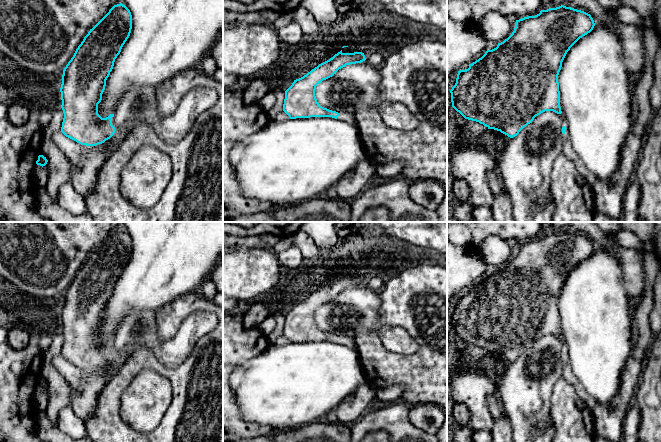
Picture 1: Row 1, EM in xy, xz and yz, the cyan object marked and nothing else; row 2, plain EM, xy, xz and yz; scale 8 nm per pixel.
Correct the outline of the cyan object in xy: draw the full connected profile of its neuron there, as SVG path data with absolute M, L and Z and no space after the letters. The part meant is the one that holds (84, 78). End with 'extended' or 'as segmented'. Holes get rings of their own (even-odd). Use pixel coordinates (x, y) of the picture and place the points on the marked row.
M122 3L114 5L109 10L109 12L92 29L90 29L88 34L84 37L83 41L81 42L81 44L76 49L73 57L71 58L71 60L68 62L68 64L64 68L63 75L62 75L62 84L61 84L60 92L61 92L61 100L62 100L61 108L62 108L63 113L64 113L64 118L63 118L63 122L62 122L61 132L66 137L76 141L77 143L79 143L81 145L86 145L86 146L96 146L98 144L102 144L104 142L107 143L110 140L114 140L116 143L119 144L119 146L116 149L106 148L106 152L108 153L109 157L119 149L120 145L125 141L128 134L127 134L125 129L118 127L115 124L115 122L114 122L114 114L110 114L108 117L102 118L98 114L98 104L102 100L102 94L103 94L103 92L105 90L106 80L109 77L110 72L113 69L115 59L120 54L123 45L125 44L125 42L129 38L130 33L131 33L131 29L132 29L132 15L131 15L130 10L125 5L123 5Z | extended

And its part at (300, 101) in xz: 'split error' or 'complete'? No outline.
split error

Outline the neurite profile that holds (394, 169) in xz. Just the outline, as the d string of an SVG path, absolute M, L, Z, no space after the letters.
M391 162L387 164L381 164L376 166L375 175L387 178L387 177L399 177L401 176L403 162Z

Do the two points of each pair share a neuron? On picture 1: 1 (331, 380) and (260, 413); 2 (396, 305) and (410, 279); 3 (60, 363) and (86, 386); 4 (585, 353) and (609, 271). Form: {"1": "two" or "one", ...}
{"1": "one", "2": "one", "3": "one", "4": "one"}

